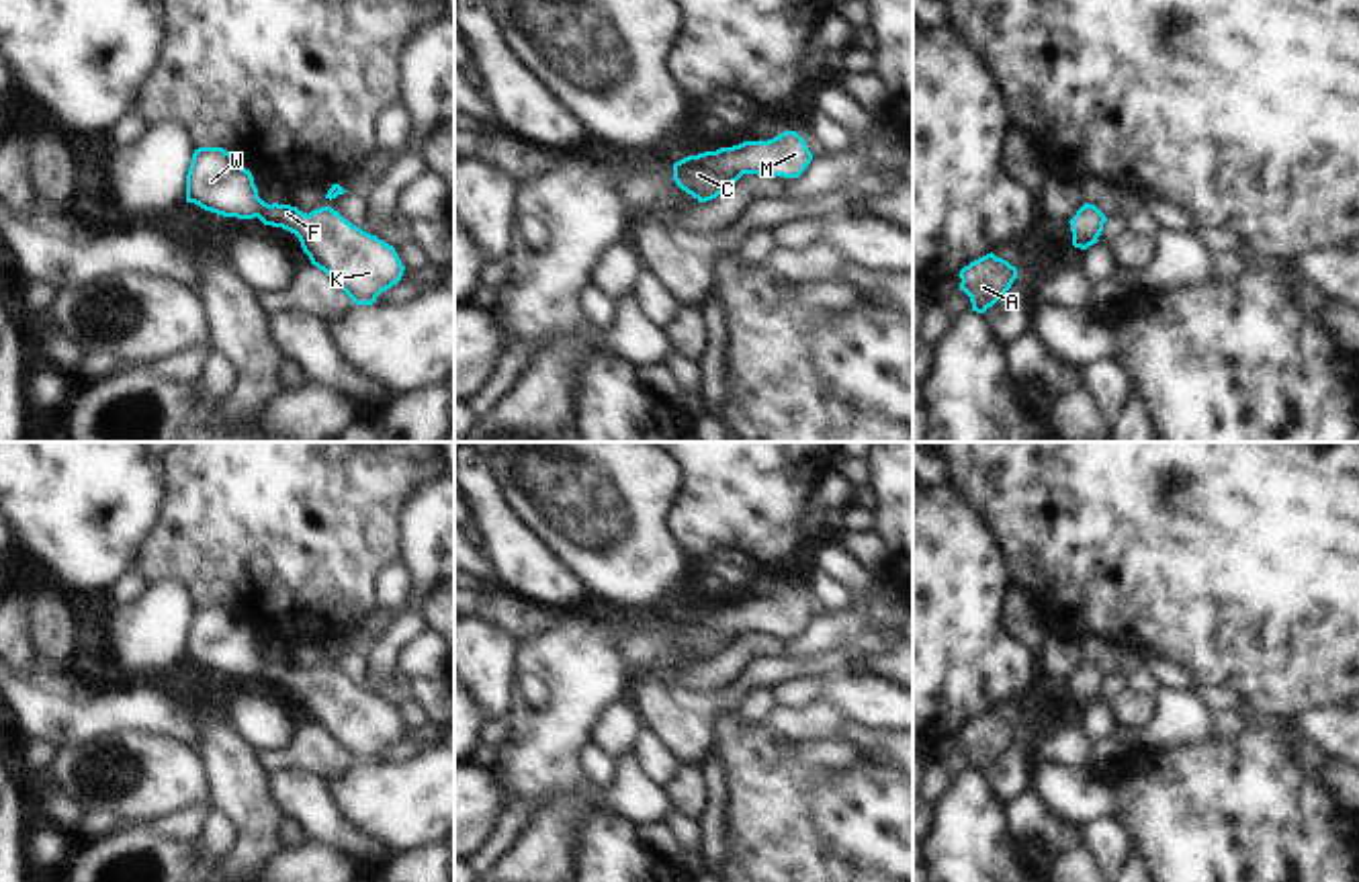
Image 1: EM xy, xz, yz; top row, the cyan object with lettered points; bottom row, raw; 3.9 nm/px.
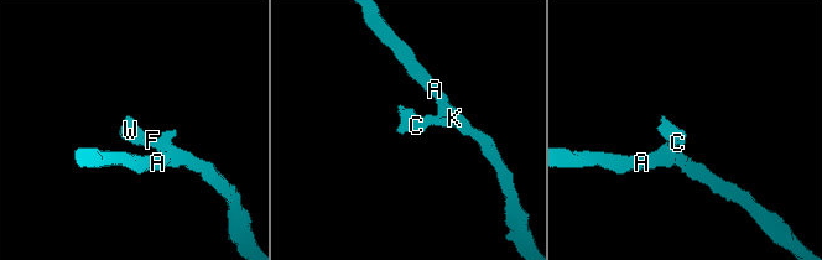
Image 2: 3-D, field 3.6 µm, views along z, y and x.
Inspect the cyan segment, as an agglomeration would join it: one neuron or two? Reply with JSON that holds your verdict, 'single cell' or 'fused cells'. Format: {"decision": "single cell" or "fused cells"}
{"decision": "single cell"}

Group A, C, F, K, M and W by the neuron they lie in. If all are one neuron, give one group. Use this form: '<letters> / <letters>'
A C F K M W

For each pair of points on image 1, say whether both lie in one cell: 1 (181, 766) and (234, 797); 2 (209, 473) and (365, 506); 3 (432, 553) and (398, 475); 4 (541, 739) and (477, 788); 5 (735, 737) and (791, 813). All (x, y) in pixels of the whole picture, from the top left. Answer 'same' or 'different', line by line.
1: different
2: same
3: different
4: different
5: same

